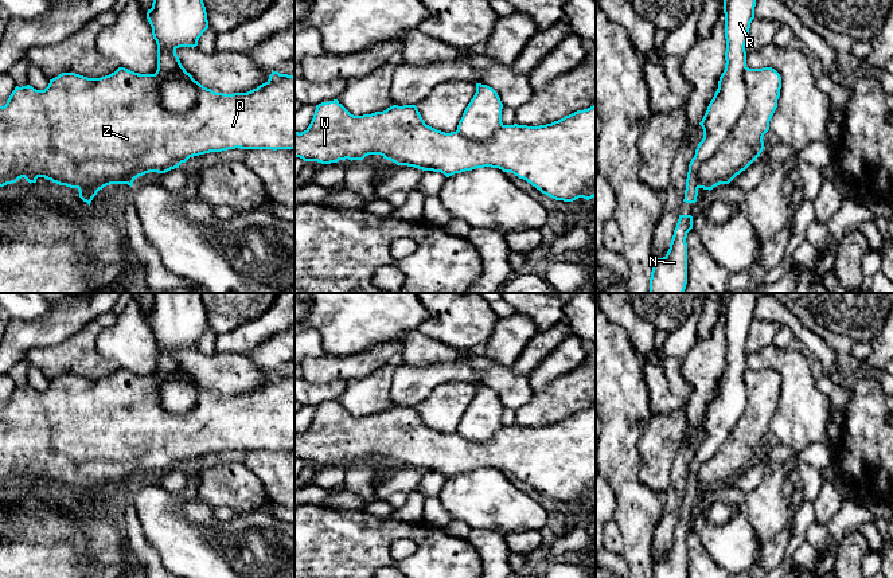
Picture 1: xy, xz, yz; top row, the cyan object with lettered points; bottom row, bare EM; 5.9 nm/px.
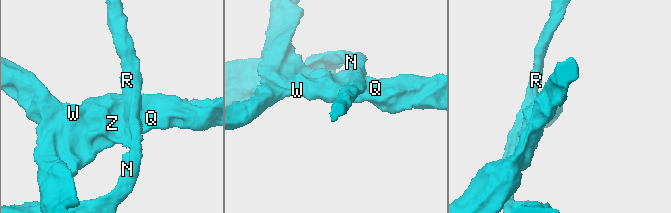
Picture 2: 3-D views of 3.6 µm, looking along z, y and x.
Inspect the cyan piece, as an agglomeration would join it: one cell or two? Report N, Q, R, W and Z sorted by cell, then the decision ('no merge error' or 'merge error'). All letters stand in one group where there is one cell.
N R / Q W Z | merge error

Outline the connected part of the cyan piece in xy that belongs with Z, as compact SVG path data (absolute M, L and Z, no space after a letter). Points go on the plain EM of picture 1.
M118 368L114 374L101 379L87 379L75 374L62 374L58 378L50 380L48 387L44 391L36 391L32 387L16 387L9 397L7 405L0 407L0 488L16 484L24 479L30 485L36 484L38 479L44 479L59 487L77 489L79 499L89 507L93 499L100 491L110 485L128 485L133 487L133 483L145 474L157 473L165 474L171 470L179 469L182 464L186 464L190 458L210 454L222 453L227 450L293 450L295 449L295 378L288 375L280 375L273 372L269 380L247 394L223 395L215 394L211 390L204 388L195 382L199 397L198 403L187 411L184 415L172 415L161 405L161 379L156 375L139 375L125 368Z

